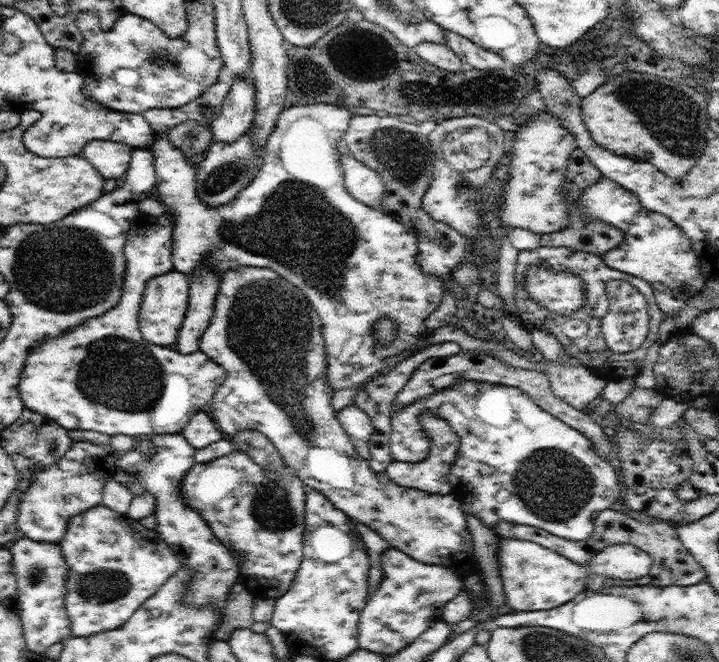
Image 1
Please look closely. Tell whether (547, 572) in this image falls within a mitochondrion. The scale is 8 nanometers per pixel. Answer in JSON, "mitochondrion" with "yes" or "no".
{"mitochondrion":"no"}

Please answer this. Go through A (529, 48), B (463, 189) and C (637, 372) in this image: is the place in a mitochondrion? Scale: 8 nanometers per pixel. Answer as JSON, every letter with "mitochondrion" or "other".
{"A":"other","B":"mitochondrion","C":"other"}

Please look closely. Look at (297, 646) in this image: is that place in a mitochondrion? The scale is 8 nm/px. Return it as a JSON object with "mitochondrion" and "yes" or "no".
{"mitochondrion":"no"}

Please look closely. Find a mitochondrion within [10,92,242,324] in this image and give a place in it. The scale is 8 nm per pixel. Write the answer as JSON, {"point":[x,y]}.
{"point":[65,270]}

